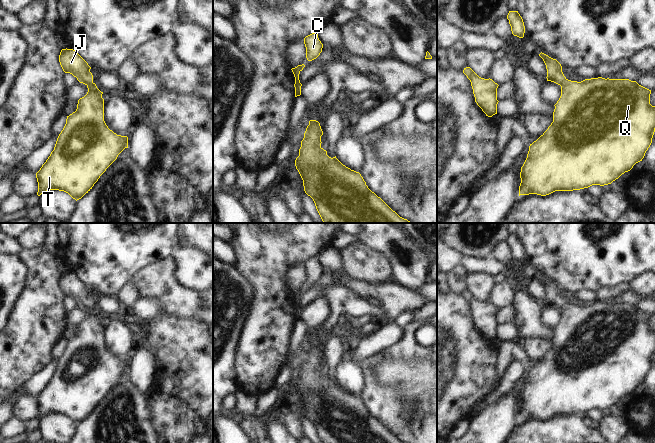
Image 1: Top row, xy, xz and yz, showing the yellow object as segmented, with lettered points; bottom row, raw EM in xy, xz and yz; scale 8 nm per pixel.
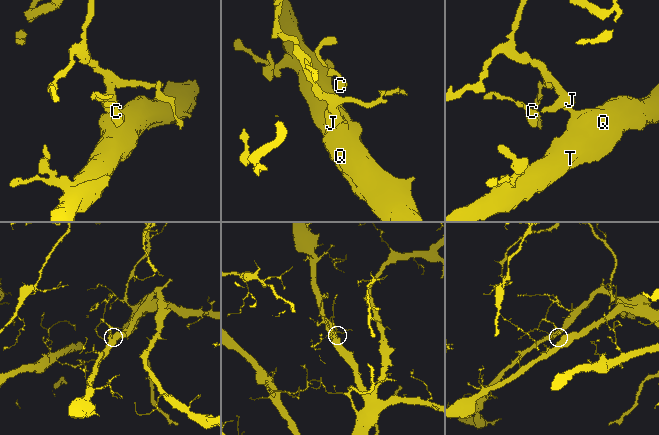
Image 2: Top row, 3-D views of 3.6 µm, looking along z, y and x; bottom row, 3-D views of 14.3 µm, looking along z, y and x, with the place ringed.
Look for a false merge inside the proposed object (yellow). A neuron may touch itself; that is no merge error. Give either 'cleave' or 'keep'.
keep

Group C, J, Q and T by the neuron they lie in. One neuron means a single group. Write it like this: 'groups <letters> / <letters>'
groups C J Q T

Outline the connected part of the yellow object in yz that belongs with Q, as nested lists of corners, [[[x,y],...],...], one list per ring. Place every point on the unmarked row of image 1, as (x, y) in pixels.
[[[542,276],[539,280],[546,289],[547,305],[561,310],[561,320],[554,329],[553,346],[529,370],[527,382],[521,391],[519,420],[546,420],[555,415],[573,415],[592,409],[608,409],[642,385],[655,356],[655,330],[650,328],[651,314],[629,303],[598,301],[581,306],[571,305],[564,300],[562,290],[556,283]]]

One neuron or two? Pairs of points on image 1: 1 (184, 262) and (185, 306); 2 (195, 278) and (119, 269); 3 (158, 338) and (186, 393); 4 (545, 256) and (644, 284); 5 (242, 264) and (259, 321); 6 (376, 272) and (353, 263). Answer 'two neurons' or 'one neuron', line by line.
1: two neurons
2: one neuron
3: one neuron
4: two neurons
5: one neuron
6: one neuron

